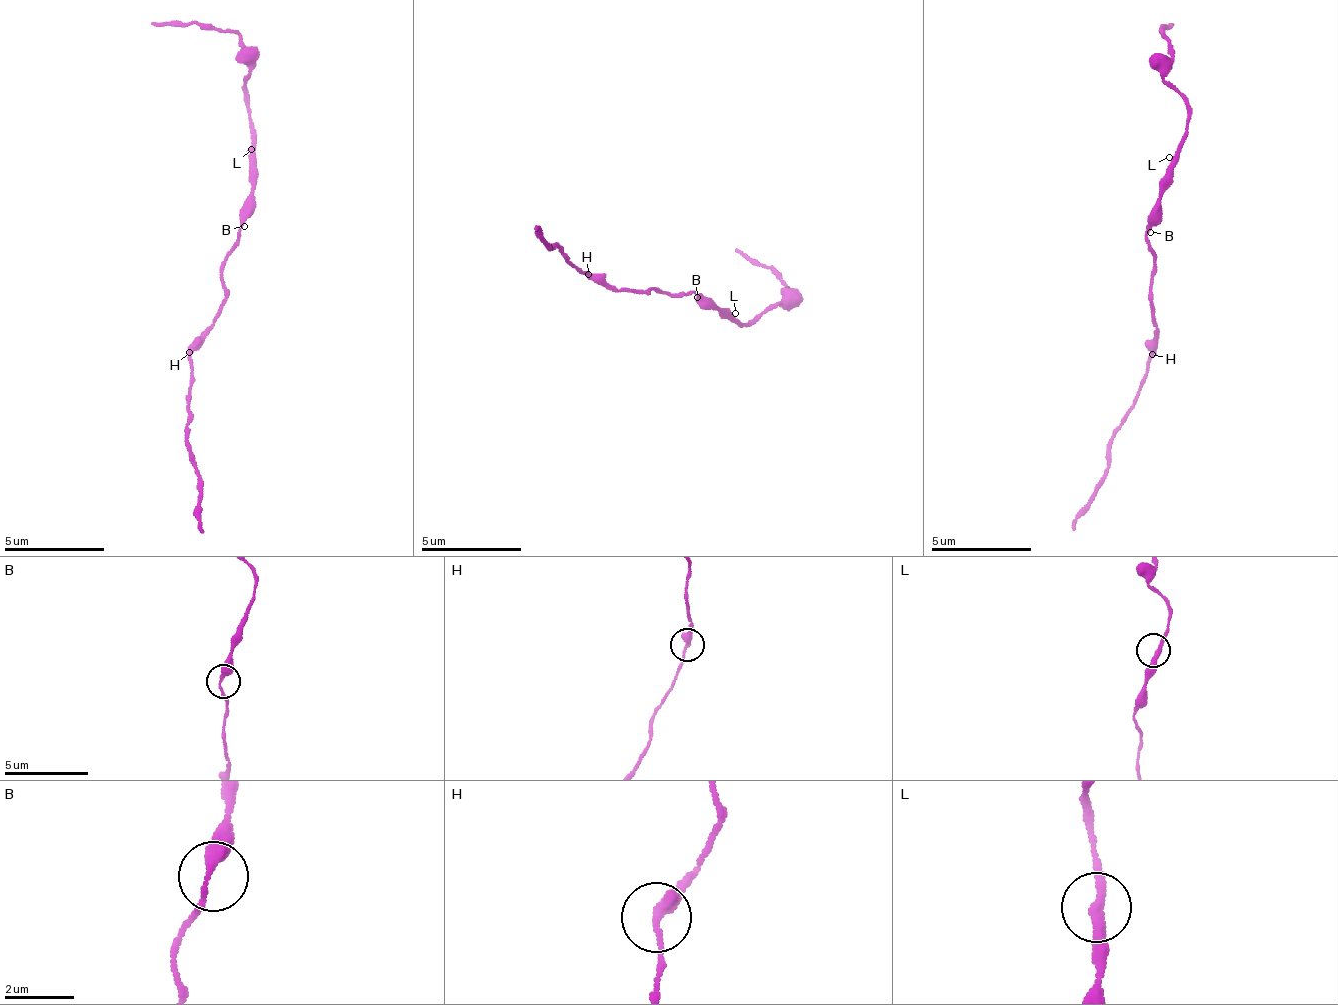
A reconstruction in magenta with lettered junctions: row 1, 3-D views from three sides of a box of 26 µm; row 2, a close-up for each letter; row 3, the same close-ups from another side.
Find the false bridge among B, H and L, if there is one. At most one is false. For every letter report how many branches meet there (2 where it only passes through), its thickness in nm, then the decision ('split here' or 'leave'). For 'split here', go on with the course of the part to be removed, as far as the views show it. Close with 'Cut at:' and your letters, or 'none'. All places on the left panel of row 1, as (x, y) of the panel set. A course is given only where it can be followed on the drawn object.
B: branches 2; calibre 300 nm; leave
H: branches 2; calibre 280 nm; leave
L: branches 2; calibre 280 nm; leave
Cut at: none

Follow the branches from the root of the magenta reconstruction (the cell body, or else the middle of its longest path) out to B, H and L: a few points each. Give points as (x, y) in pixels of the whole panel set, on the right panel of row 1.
B: (1151, 251), (1150, 232)
H: (1151, 251), (1154, 266), (1150, 305), (1155, 325), (1150, 353)
L: (1151, 251), (1150, 212), (1162, 192), (1162, 177), (1169, 172), (1169, 157)

